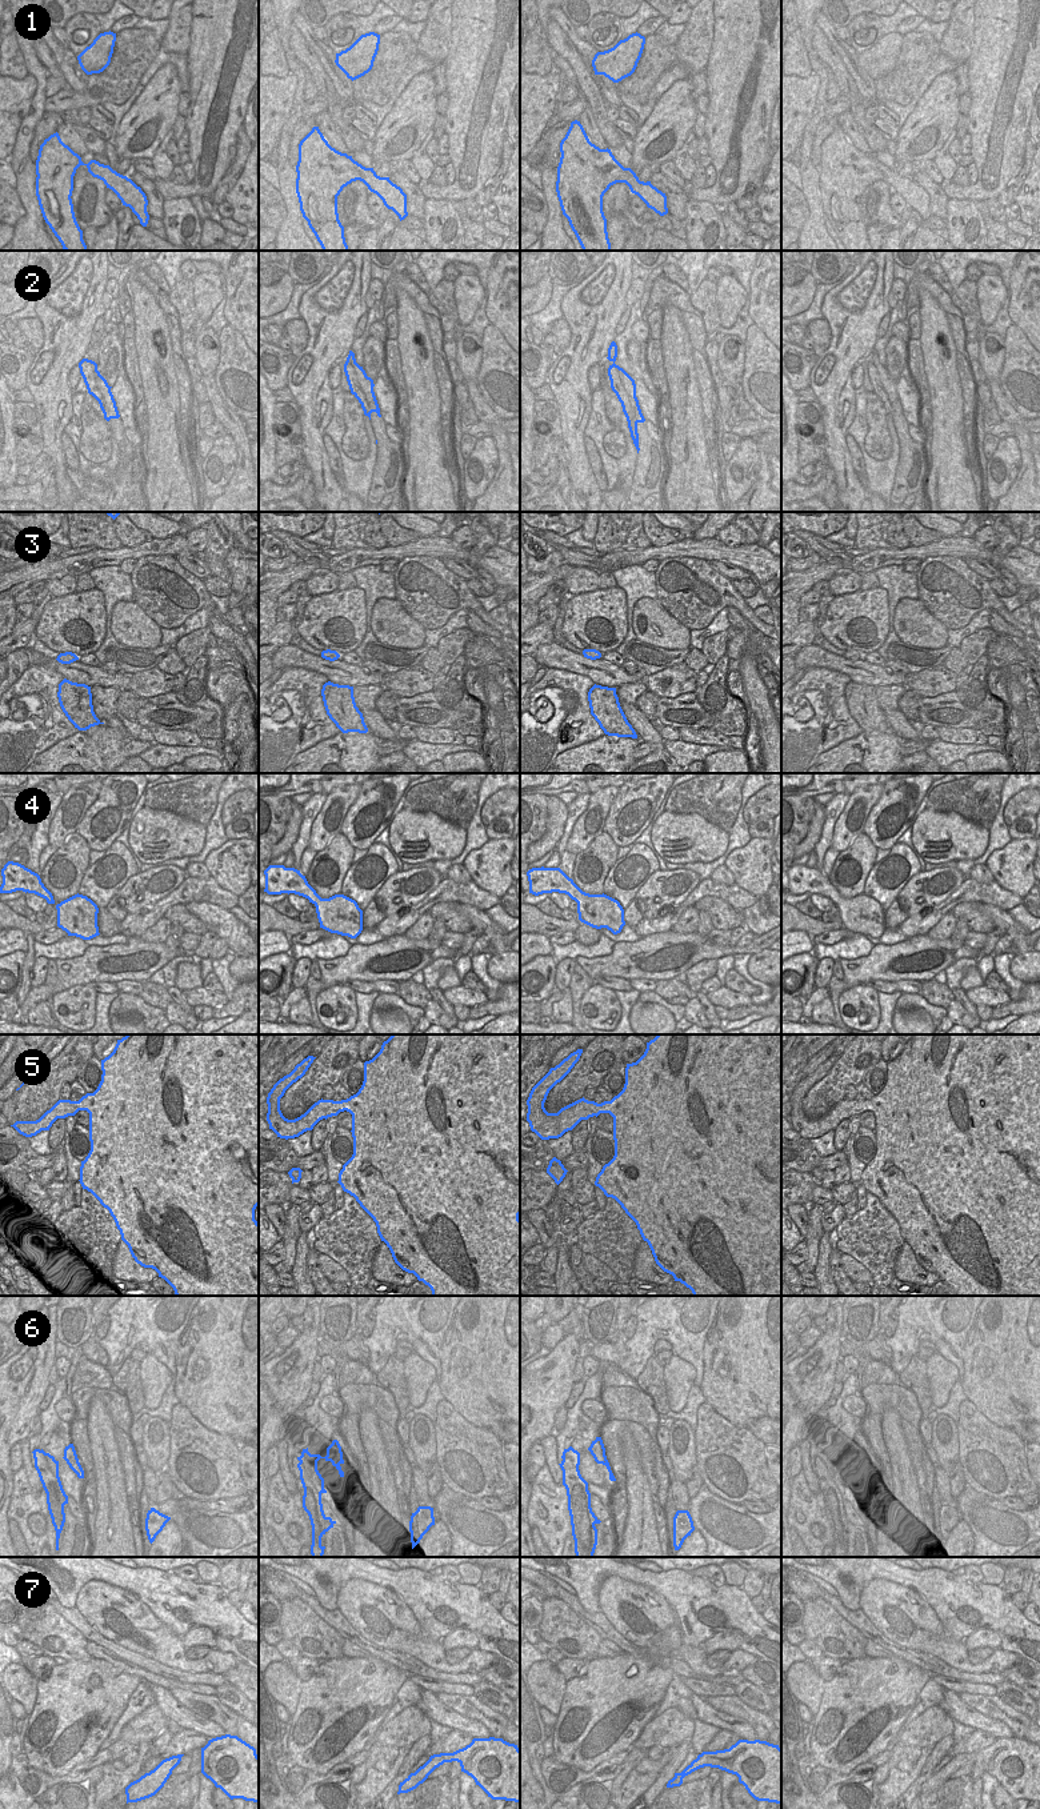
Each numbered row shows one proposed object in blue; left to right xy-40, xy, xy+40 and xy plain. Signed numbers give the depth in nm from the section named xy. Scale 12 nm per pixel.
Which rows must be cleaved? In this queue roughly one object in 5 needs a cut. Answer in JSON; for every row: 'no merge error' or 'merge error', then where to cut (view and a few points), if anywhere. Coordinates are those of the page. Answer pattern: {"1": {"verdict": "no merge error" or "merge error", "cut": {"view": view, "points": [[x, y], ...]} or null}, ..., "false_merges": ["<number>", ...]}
{"1": {"verdict": "no merge error", "cut": null}, "2": {"verdict": "merge error", "cut": {"view": "xy", "points": [[347, 360], [358, 373]]}}, "3": {"verdict": "no merge error", "cut": null}, "4": {"verdict": "no merge error", "cut": null}, "5": {"verdict": "no merge error", "cut": null}, "6": {"verdict": "merge error", "cut": {"view": "xy+40", "points": [[567, 1449], [571, 1461], [578, 1468]]}}, "7": {"verdict": "no merge error", "cut": null}, "false_merges": ["2", "6"]}

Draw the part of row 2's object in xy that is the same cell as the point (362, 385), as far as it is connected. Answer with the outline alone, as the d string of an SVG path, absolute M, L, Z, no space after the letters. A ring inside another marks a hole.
M345 361L344 372L347 376L351 393L361 404L364 415L368 416L369 420L372 412L376 412L377 416L381 417L380 408L373 392L373 387L375 387L373 380L367 376L363 367L360 367L360 369L356 372L353 365L349 361Z

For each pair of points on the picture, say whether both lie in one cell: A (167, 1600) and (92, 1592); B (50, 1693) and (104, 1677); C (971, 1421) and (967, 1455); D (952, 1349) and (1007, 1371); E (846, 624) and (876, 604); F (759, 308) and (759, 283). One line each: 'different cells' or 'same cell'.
A: different cells
B: same cell
C: same cell
D: different cells
E: same cell
F: same cell

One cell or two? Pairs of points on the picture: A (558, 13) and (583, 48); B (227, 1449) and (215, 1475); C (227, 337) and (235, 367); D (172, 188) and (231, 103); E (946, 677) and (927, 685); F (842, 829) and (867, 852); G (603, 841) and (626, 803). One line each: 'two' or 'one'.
A: one
B: one
C: one
D: one
E: one
F: two
G: two

